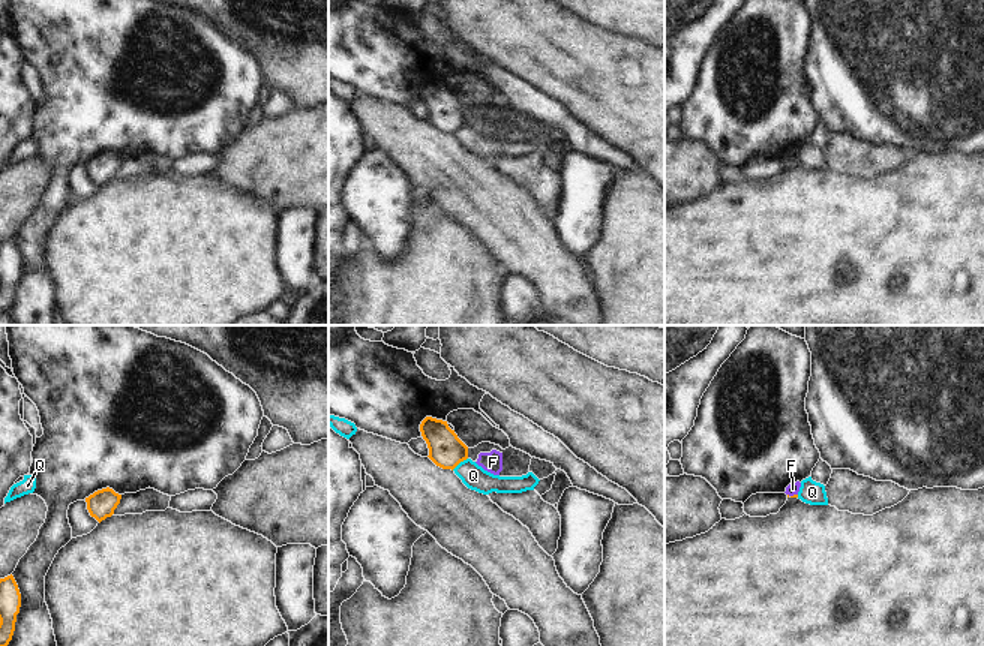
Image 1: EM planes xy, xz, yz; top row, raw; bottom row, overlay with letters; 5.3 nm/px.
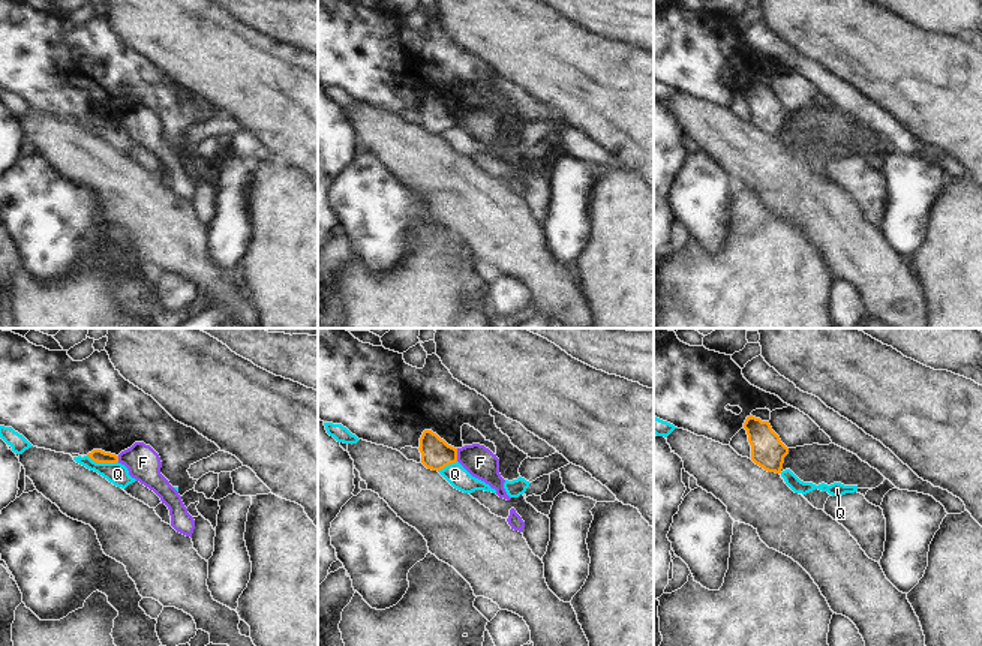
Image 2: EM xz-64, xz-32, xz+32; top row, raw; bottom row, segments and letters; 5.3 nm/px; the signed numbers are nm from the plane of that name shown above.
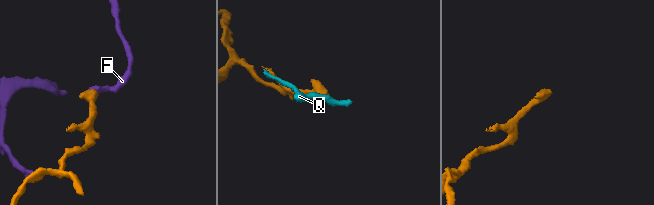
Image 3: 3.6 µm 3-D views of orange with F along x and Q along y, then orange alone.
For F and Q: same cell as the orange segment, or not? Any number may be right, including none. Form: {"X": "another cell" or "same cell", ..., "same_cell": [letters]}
{"F": "another cell", "Q": "another cell", "same_cell": []}

